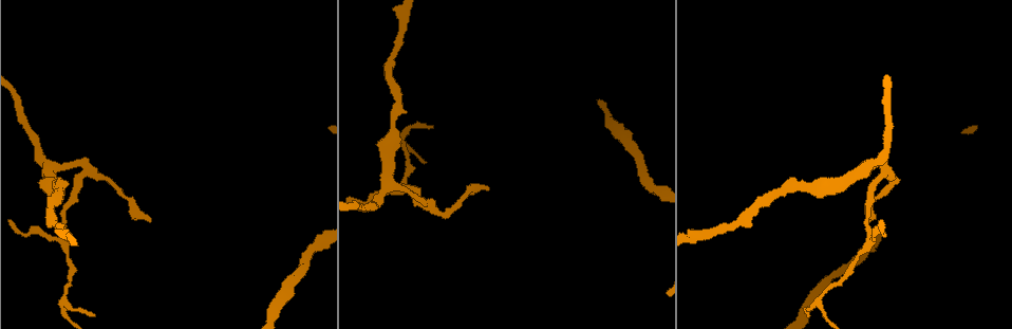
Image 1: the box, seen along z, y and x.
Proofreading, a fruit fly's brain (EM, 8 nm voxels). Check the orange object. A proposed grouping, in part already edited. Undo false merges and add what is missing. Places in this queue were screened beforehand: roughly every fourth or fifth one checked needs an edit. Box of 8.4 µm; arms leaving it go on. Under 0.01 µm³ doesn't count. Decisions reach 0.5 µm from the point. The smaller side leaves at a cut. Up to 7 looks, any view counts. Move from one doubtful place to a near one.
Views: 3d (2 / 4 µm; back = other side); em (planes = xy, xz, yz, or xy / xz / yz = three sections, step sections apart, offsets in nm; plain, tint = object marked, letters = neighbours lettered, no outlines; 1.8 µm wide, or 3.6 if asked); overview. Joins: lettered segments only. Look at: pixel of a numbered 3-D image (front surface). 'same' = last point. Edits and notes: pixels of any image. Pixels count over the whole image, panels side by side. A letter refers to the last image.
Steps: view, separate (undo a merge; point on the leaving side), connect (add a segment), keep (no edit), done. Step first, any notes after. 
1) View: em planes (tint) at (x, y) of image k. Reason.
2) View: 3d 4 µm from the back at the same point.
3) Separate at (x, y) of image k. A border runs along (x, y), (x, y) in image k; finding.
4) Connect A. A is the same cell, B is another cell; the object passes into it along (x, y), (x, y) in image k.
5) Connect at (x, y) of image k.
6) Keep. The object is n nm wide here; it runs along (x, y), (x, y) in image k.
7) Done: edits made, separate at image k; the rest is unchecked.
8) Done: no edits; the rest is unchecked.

View: 3d 2 µm from the back at (871, 220) of image 1. An open end.

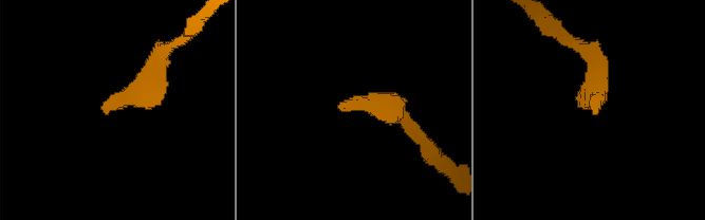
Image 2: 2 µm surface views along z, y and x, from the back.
View: em xy step 8 (letters) at (102, 108) of image 2. Shape alone is not enough.

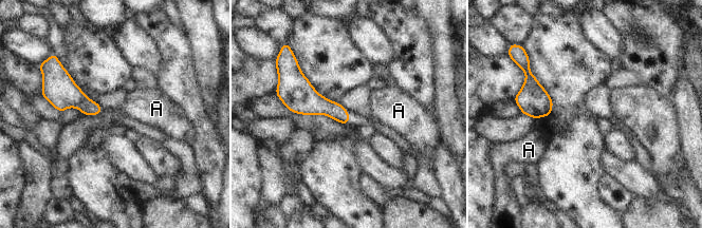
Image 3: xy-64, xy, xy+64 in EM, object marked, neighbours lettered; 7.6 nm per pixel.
View: em planes (letters) at the same point.

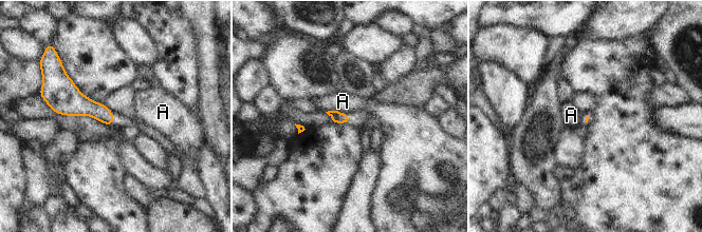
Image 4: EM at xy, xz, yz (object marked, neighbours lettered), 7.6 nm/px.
Keep. A is another cell; a border runs along (326, 111), (340, 111), (352, 118) in image 4; none of them fits.

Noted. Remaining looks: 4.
View: 3d 2 µm at (868, 240) of image 1. Three-way junction.

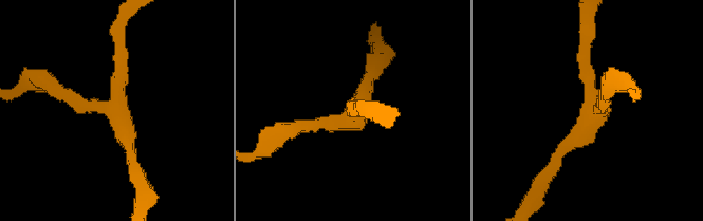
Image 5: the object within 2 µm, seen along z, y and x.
View: em planes (tint) at (591, 106) of image 5. 3 arms meet here.

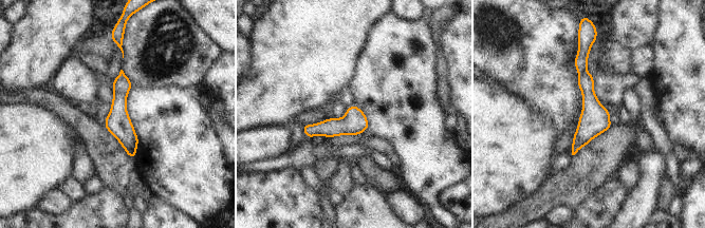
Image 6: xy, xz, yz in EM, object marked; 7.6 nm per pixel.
View: em planes (letters) at the same point.

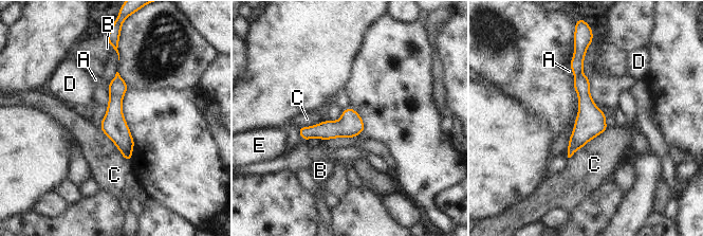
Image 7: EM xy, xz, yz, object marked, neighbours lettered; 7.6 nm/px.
Keep. A, B, C, D and E are other cells; it runs along (581, 55), (585, 130), (570, 152) in image 7; all the same neuron.

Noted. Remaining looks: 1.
View: em planes (letters) at (404, 135) of image 1. Sharp bend.

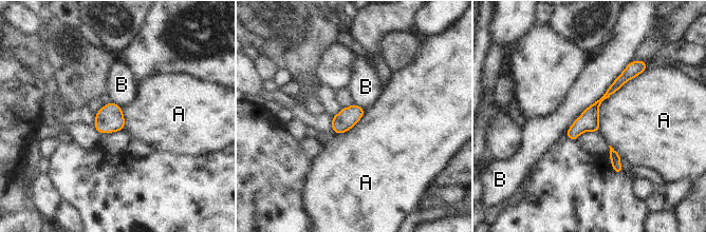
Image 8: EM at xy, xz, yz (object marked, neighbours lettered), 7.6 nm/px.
Keep. A and B are other cells; a border runs along (646, 70), (601, 102), (598, 132) in image 8; one neuron here.

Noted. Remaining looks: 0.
Done: no edits; the rest is unchecked.

